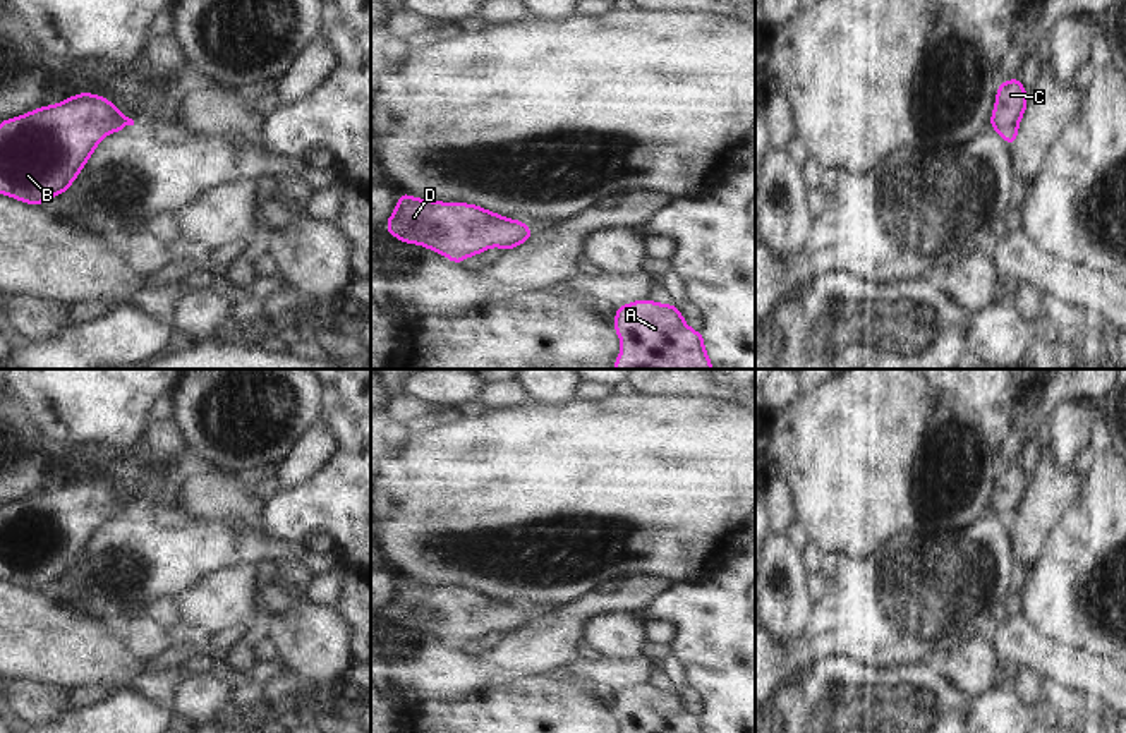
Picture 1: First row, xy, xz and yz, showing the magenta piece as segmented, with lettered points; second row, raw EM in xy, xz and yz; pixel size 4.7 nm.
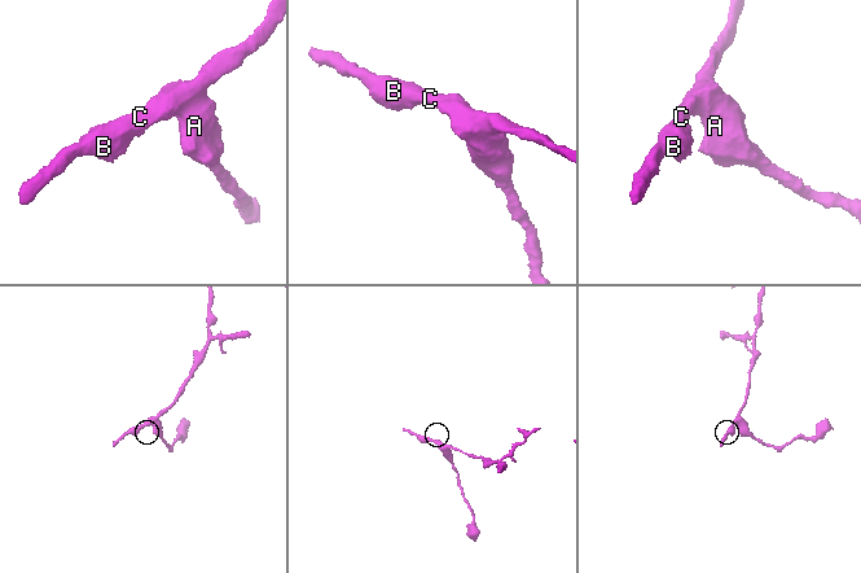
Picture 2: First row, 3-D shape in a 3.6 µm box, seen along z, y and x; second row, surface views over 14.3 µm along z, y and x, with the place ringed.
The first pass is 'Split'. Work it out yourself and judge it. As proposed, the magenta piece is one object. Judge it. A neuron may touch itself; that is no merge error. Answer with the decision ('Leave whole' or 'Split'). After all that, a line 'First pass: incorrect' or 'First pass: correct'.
Leave whole
First pass: incorrect

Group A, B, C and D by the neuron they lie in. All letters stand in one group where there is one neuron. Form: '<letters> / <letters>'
A B C D

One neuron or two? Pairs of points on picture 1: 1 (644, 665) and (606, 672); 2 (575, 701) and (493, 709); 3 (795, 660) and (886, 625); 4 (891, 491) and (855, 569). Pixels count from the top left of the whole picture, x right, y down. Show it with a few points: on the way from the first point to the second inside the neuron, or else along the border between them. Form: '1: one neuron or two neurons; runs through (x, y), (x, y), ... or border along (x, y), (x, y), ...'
1: one neuron; runs through (635, 672), (615, 672)
2: one neuron; runs through (555, 709), (514, 709)
3: one neuron; runs through (817, 639), (838, 625), (864, 625)
4: two neurons; border along (896, 534), (864, 555), (824, 553)

